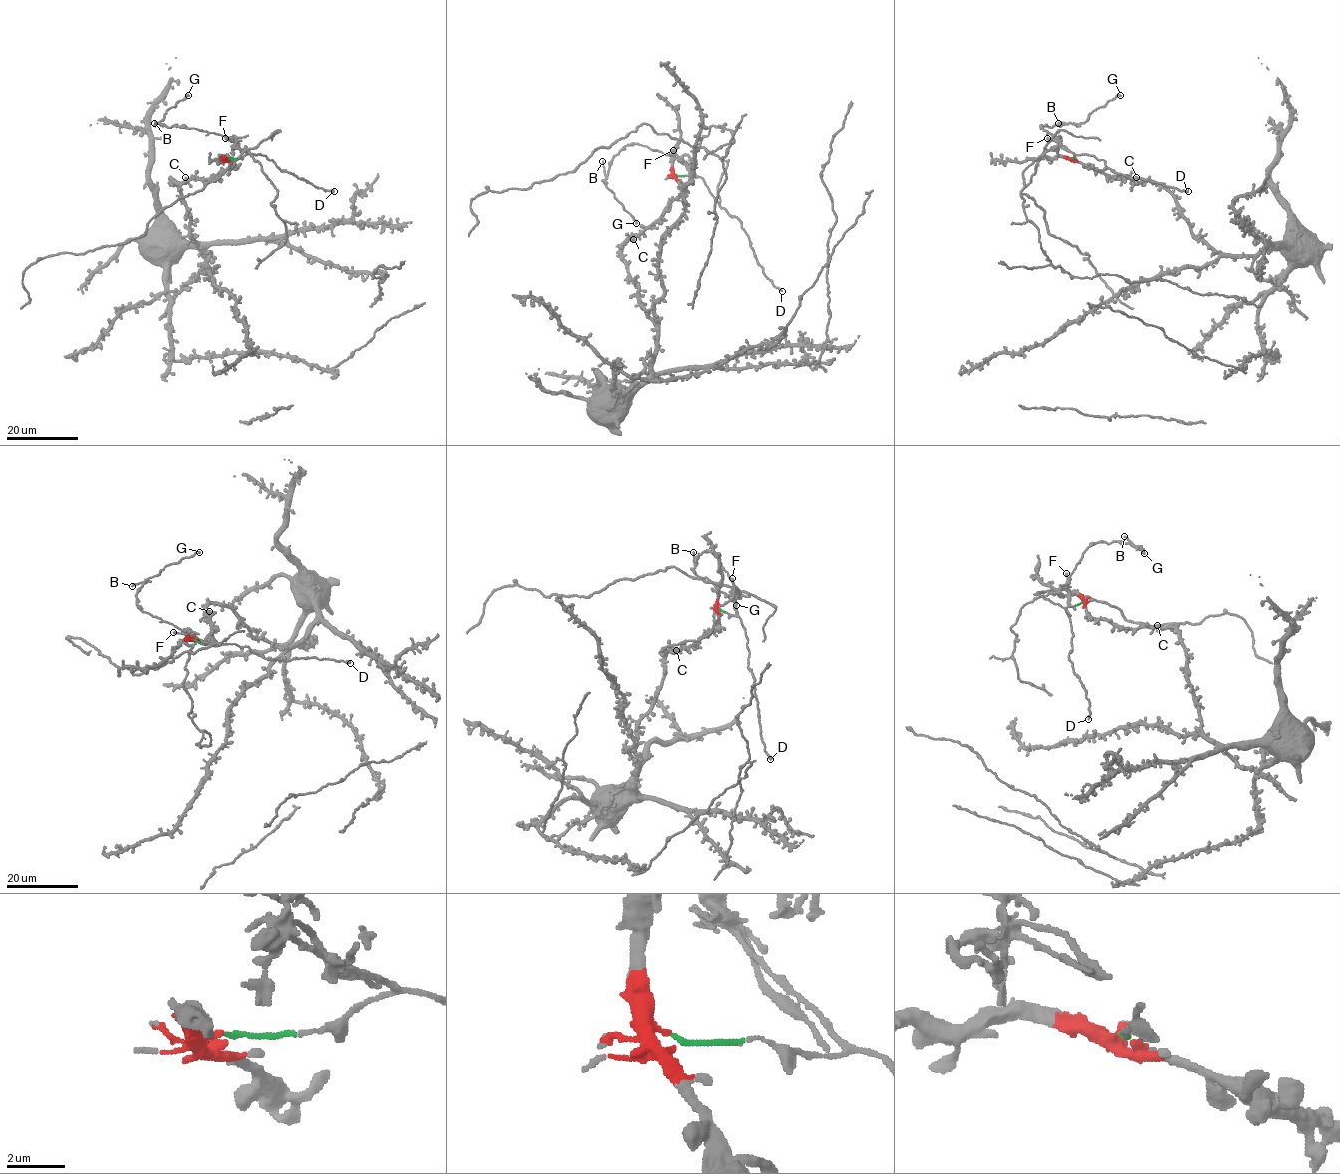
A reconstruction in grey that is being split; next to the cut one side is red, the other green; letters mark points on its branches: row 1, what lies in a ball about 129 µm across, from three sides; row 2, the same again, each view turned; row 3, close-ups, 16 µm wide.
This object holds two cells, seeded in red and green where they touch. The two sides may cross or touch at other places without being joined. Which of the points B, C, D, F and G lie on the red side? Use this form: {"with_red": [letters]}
{"with_red": ["C"]}

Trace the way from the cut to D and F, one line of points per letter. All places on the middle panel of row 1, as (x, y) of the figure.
D: (676, 174), (703, 180), (719, 205), (741, 223), (763, 273), (781, 291)
F: (676, 174), (695, 177), (673, 149)

